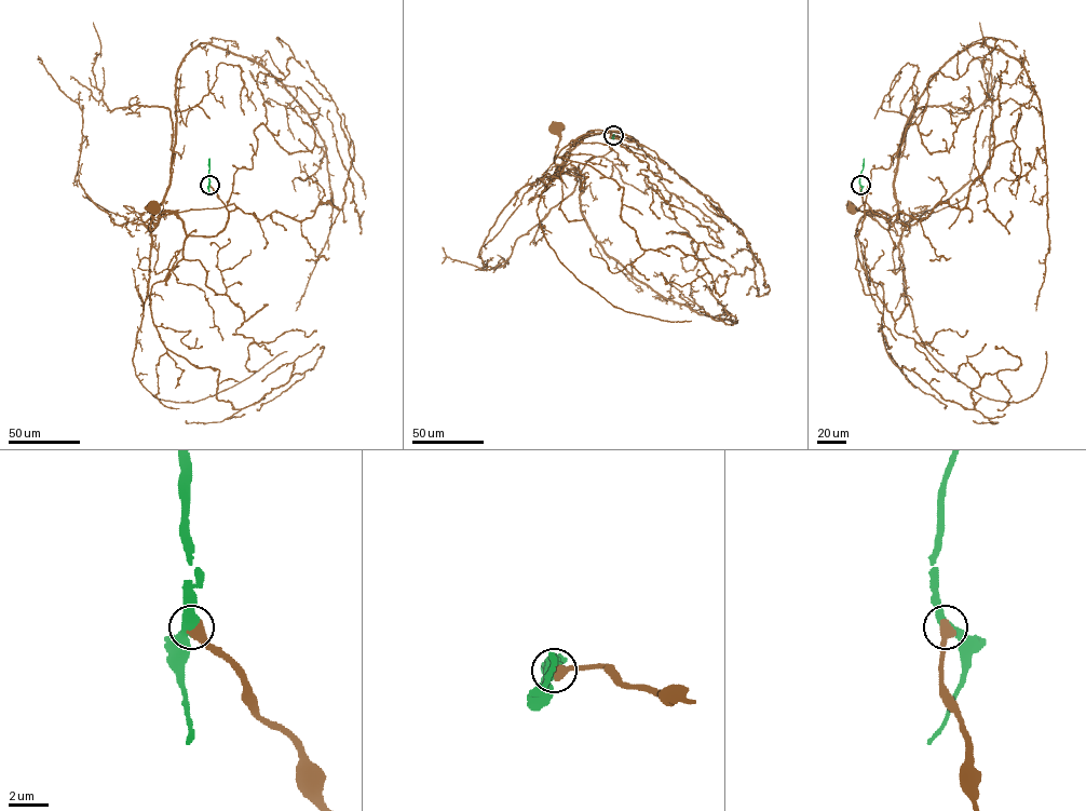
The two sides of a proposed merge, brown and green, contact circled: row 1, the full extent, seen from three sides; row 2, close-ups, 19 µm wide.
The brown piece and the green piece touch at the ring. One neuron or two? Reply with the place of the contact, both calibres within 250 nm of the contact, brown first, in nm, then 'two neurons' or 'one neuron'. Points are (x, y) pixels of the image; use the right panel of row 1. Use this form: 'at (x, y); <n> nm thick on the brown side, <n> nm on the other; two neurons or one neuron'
at (860, 185); 550 nm thick on the brown side, 460 nm on the other; one neuron

